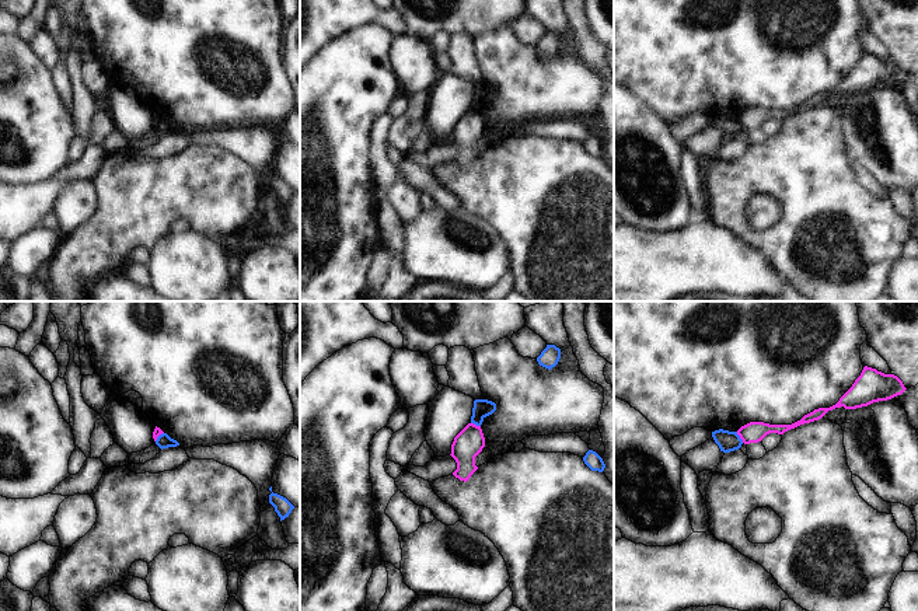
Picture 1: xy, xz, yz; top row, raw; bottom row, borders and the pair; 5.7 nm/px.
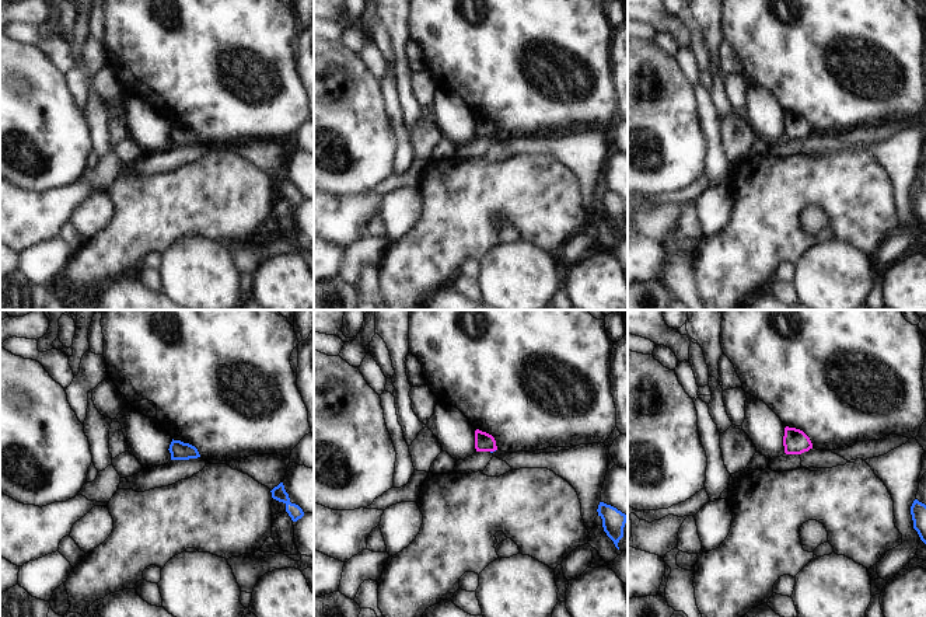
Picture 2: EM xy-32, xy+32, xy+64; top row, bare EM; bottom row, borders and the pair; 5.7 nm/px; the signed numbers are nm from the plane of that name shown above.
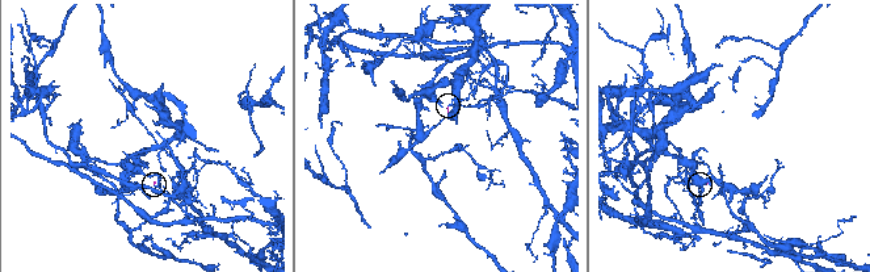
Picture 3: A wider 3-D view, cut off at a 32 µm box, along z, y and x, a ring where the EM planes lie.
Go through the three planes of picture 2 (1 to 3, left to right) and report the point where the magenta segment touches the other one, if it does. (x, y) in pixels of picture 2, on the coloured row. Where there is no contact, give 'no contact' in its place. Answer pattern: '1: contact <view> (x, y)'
1: no contact
2: contact xy+32 (492, 452)
3: no contact

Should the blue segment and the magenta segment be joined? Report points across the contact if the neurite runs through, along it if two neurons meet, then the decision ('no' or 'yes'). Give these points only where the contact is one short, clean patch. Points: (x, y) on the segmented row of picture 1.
border yz (736, 432), (743, 442); no

